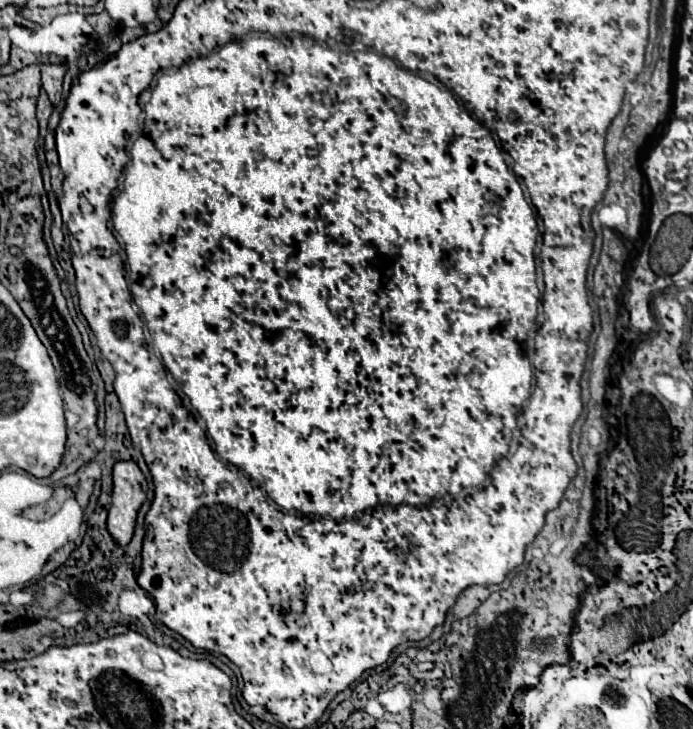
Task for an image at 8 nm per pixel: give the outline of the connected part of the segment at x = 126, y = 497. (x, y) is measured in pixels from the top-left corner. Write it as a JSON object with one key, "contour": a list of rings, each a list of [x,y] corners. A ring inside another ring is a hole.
{"contour":[[[133,460],[115,462],[113,466],[113,504],[107,518],[107,528],[119,546],[129,544],[135,528],[137,512],[147,498],[147,480]]]}

